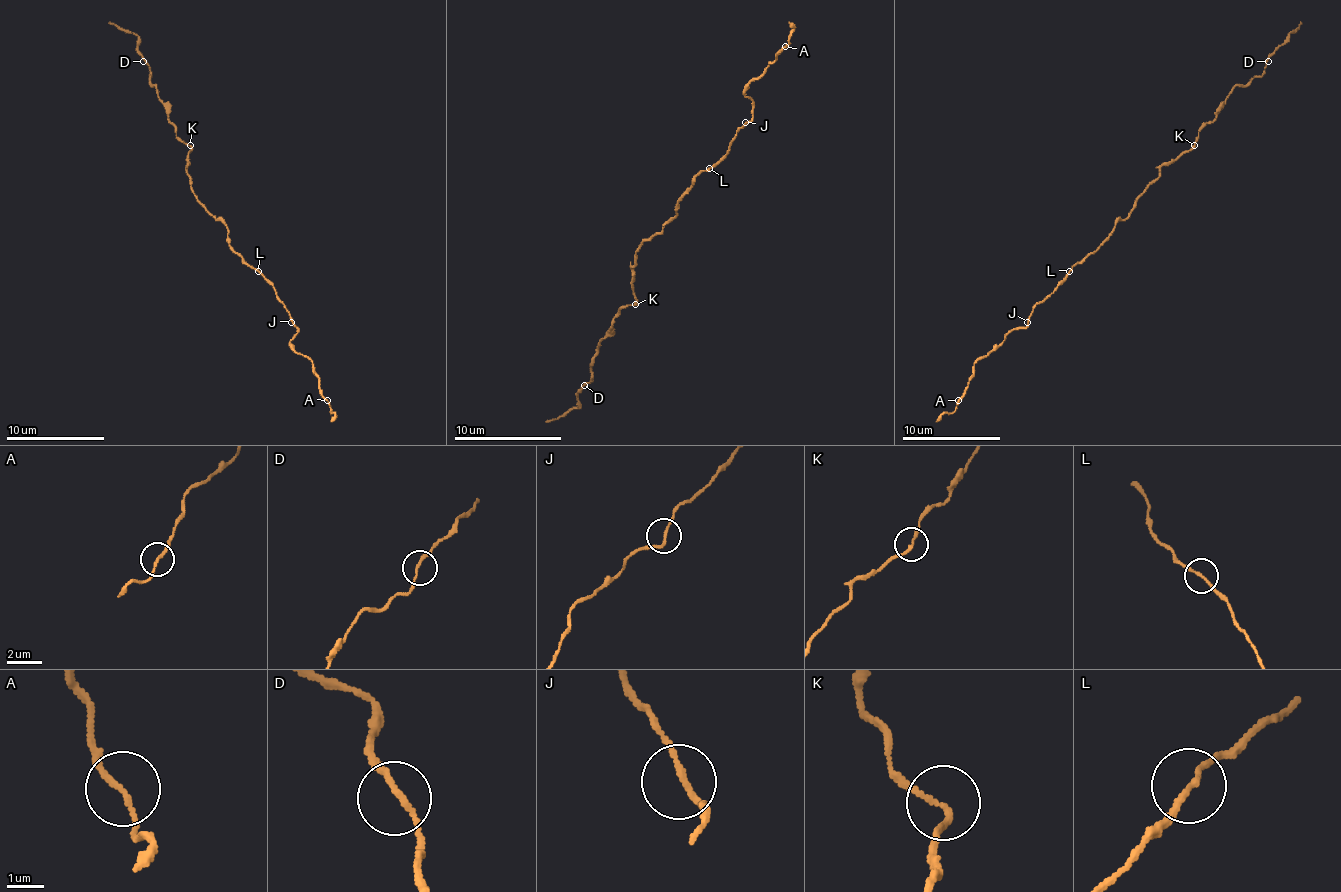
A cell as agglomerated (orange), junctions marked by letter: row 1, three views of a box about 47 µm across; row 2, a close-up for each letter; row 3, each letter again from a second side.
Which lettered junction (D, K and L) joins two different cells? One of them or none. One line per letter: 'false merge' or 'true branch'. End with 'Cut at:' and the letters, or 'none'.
D: true branch
K: true branch
L: false merge
Cut at: L

